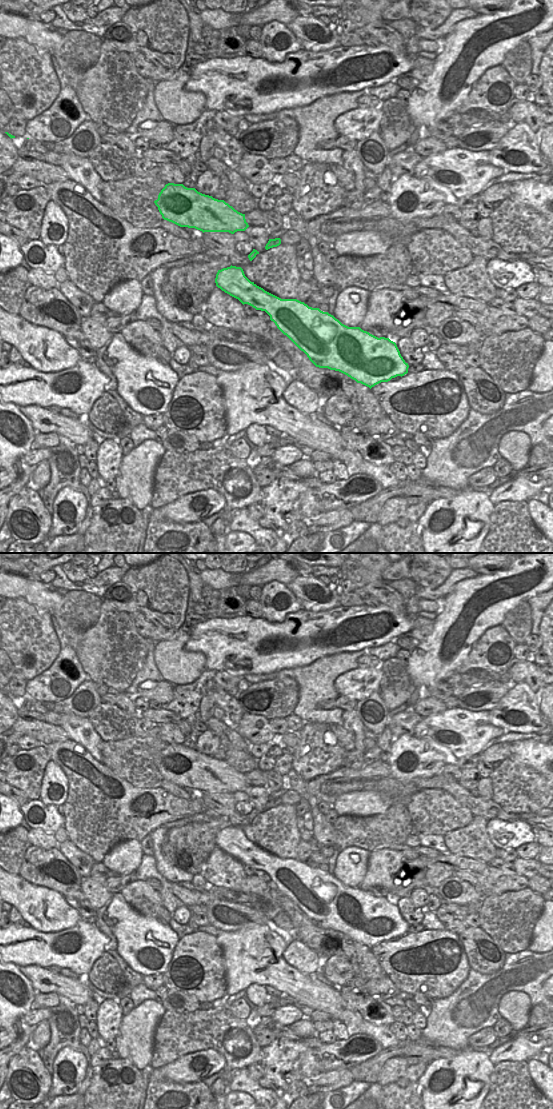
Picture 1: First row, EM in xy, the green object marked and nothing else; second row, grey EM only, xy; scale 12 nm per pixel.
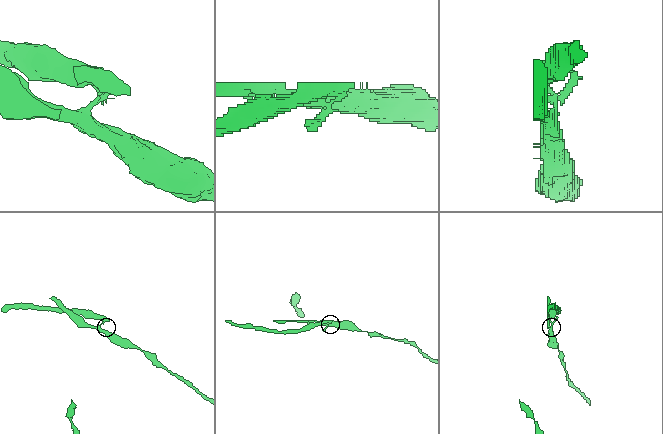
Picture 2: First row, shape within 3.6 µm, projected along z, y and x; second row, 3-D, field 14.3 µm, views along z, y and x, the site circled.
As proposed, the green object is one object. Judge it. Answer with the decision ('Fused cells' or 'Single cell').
Fused cells

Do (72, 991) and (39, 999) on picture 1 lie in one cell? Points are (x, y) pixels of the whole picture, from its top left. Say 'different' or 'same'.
different

